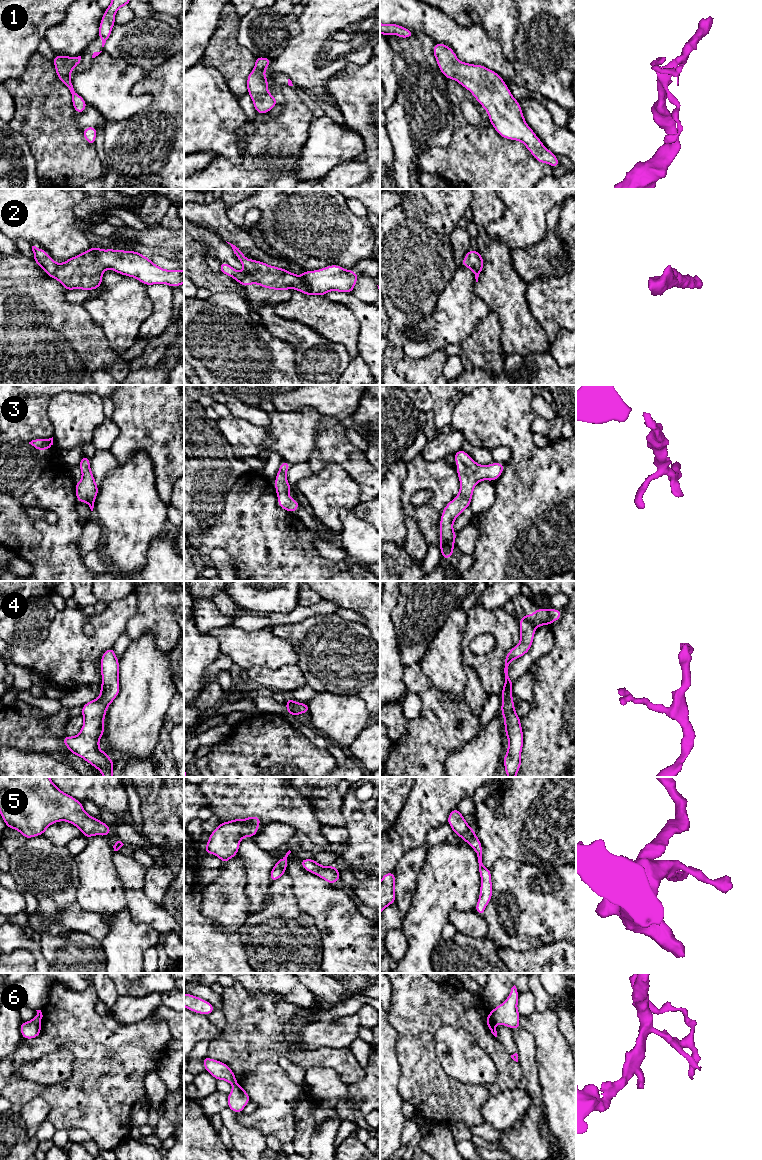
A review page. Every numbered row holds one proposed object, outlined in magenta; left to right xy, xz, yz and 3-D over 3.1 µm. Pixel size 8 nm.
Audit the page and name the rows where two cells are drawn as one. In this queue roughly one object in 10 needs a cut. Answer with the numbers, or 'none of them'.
6

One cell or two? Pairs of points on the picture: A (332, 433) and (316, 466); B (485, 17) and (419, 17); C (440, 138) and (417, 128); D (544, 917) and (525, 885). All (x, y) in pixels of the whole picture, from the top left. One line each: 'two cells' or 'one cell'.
A: one cell
B: two cells
C: one cell
D: one cell

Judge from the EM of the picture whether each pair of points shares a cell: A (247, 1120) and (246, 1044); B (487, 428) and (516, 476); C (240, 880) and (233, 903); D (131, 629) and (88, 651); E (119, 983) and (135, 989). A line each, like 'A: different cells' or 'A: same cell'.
A: same cell
B: same cell
C: same cell
D: different cells
E: same cell

